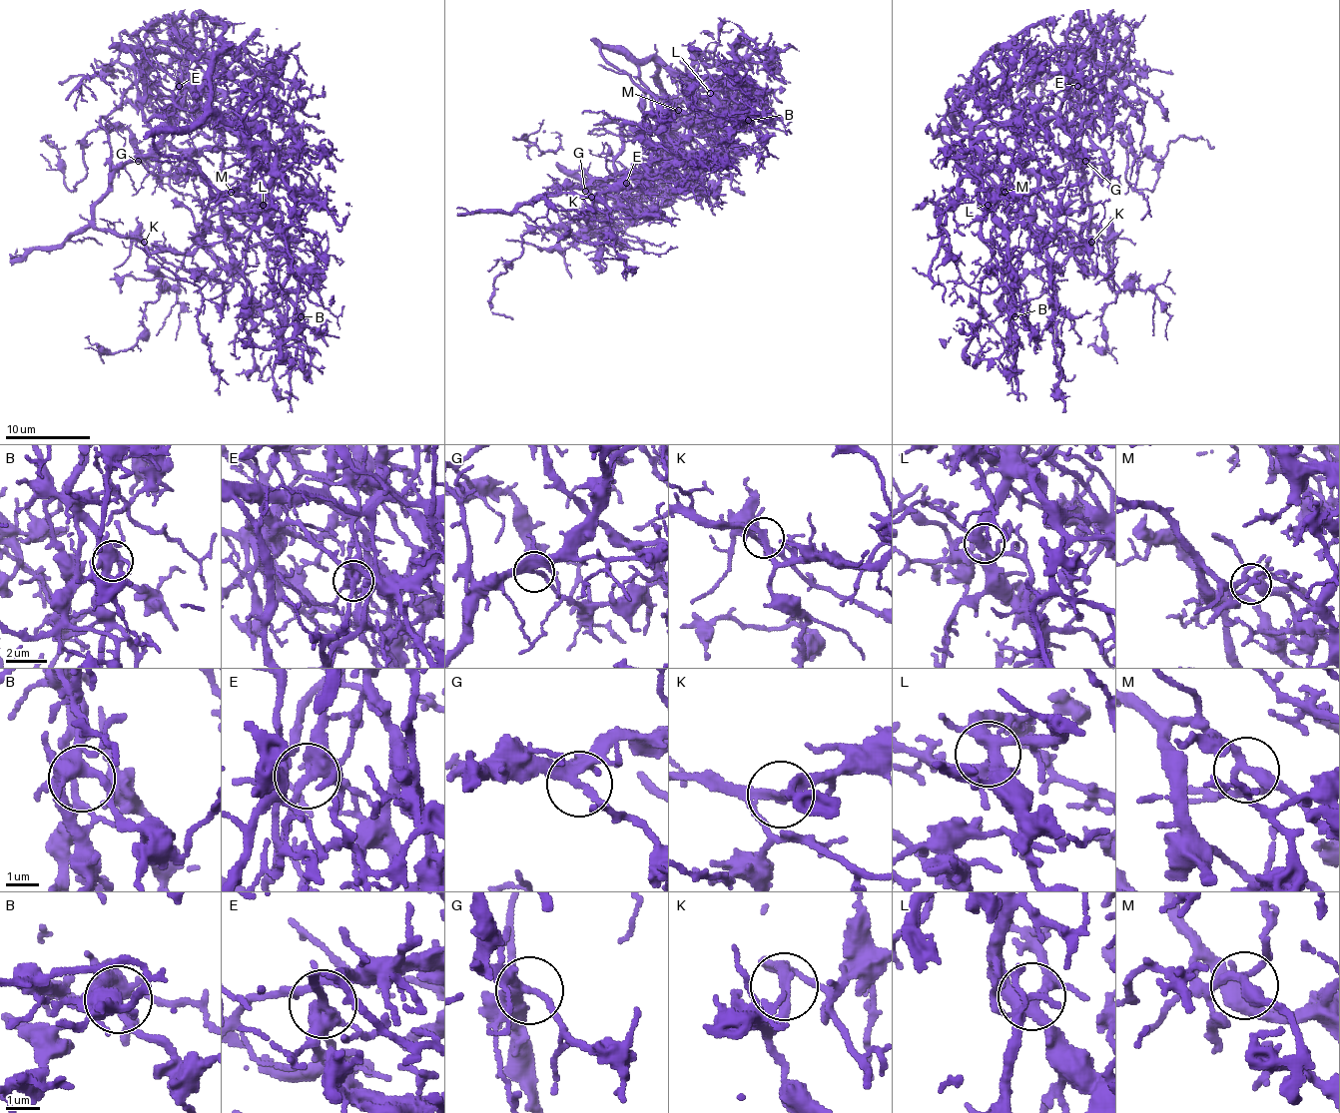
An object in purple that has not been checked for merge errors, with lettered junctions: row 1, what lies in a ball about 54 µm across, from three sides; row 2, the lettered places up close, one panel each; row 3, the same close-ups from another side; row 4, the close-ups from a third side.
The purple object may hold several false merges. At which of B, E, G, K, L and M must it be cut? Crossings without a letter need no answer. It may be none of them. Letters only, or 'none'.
E, K

